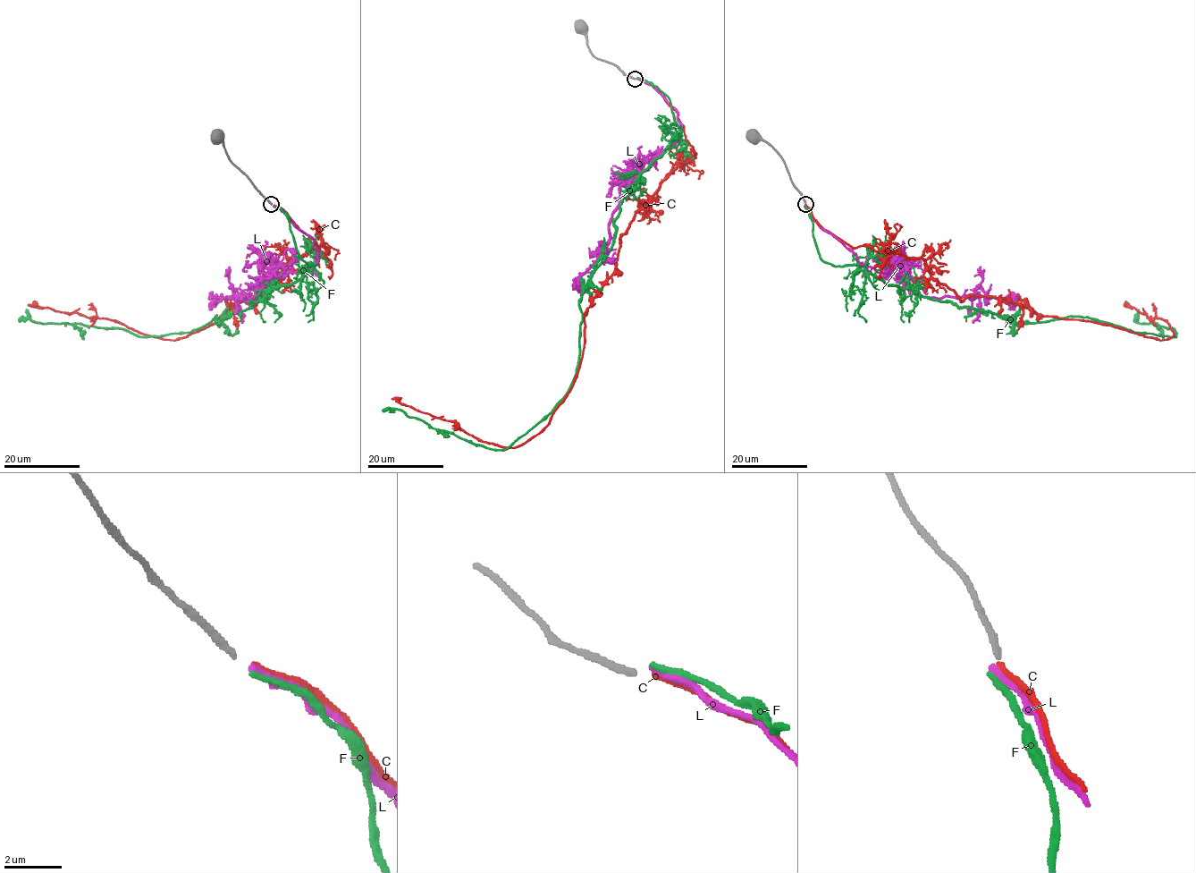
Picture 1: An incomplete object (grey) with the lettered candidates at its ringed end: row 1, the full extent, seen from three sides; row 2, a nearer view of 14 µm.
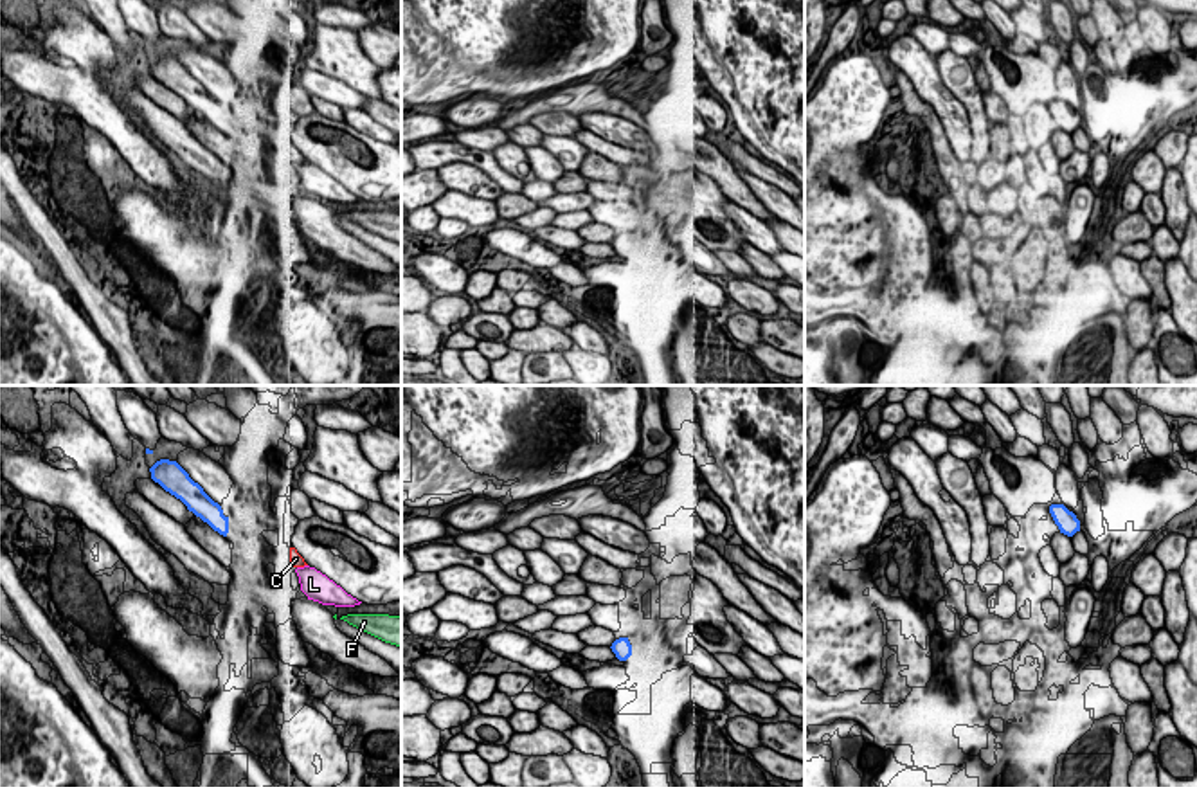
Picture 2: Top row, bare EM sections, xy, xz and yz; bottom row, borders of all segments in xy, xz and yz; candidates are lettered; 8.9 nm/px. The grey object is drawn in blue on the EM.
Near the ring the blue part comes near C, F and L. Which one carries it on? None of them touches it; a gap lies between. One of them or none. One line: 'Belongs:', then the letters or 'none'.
Belongs: C

